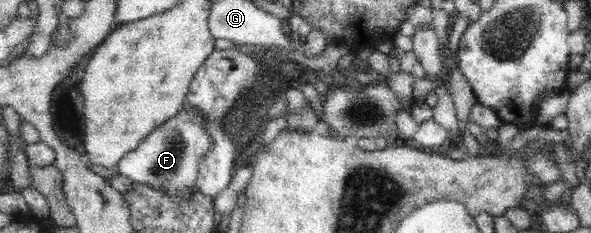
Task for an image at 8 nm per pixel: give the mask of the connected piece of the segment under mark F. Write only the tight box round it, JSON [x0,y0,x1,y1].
[117,114,213,205]

